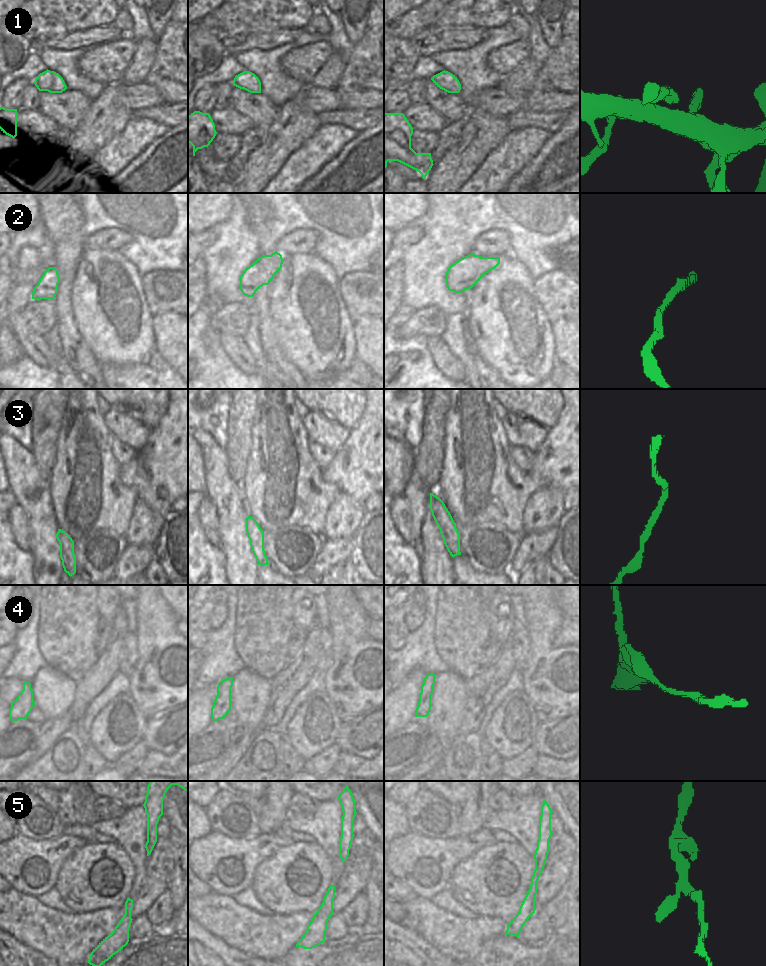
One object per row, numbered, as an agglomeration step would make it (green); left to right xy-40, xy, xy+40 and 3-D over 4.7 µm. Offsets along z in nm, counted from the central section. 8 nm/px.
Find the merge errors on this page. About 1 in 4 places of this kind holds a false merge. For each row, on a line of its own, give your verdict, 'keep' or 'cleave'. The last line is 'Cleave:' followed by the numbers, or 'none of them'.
1: keep
2: keep
3: keep
4: keep
5: keep
Cleave: none of them

